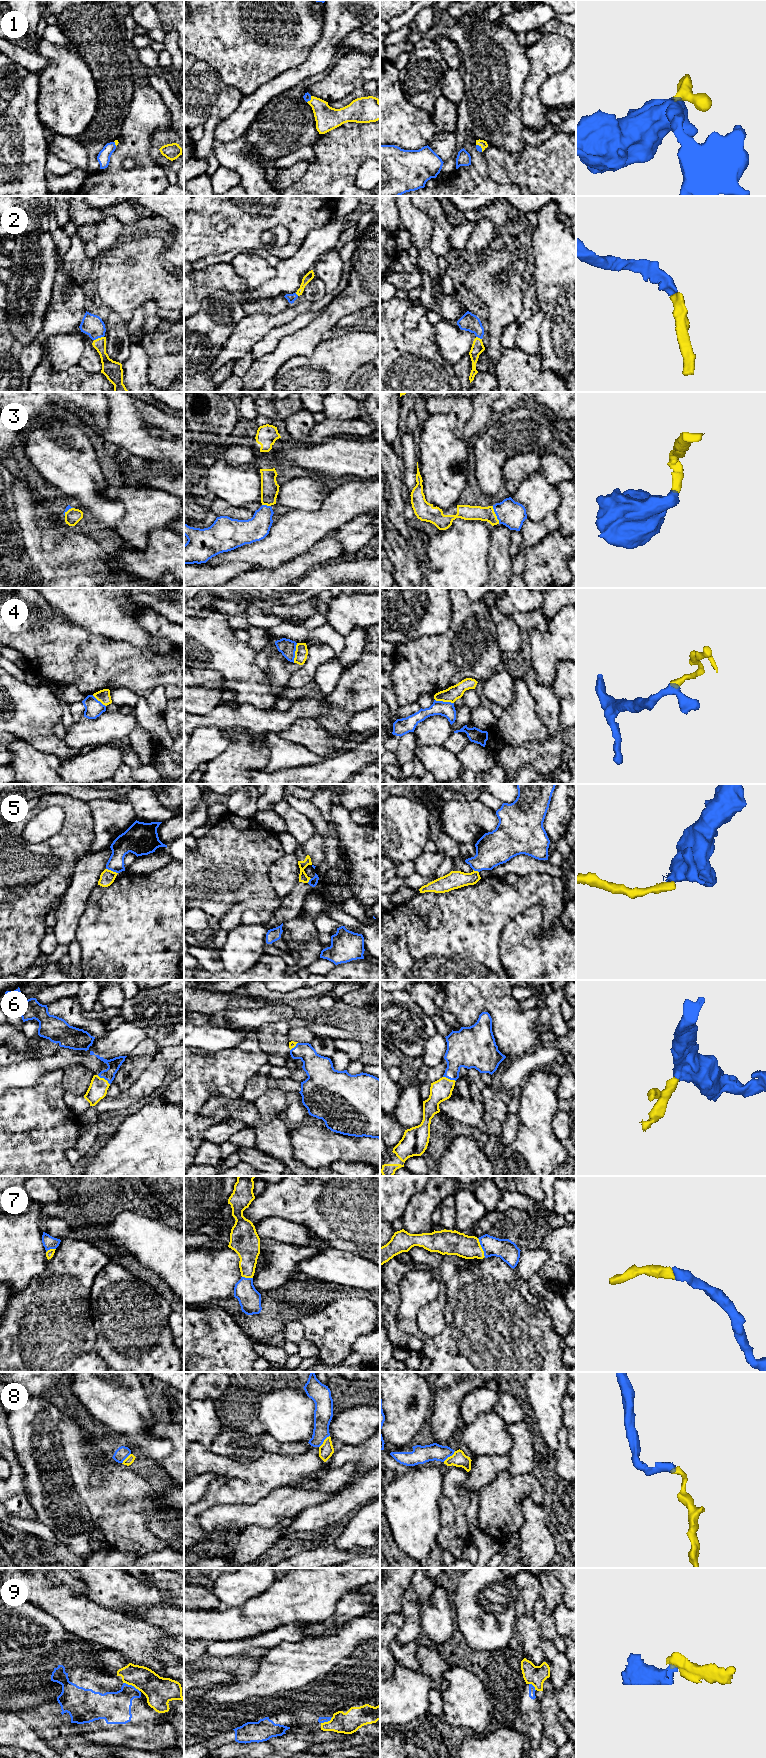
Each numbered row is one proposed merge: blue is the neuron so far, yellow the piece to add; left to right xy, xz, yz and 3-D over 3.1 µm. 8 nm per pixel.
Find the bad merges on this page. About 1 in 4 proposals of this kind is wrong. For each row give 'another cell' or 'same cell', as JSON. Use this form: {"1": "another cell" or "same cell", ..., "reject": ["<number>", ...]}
{"1": "same cell", "2": "same cell", "3": "same cell", "4": "another cell", "5": "another cell", "6": "same cell", "7": "same cell", "8": "another cell", "9": "another cell", "reject": ["4", "5", "8", "9"]}

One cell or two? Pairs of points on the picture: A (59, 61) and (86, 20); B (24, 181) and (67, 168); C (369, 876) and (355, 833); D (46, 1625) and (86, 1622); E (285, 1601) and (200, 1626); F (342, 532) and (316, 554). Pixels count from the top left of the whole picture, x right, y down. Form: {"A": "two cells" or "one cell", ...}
{"A": "two cells", "B": "two cells", "C": "one cell", "D": "two cells", "E": "one cell", "F": "two cells"}

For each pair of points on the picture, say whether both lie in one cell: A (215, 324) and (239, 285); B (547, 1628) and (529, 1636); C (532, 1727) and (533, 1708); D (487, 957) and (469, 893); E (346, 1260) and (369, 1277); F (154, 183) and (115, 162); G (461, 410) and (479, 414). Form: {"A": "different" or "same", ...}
{"A": "different", "B": "different", "C": "same", "D": "same", "E": "same", "F": "same", "G": "different"}

